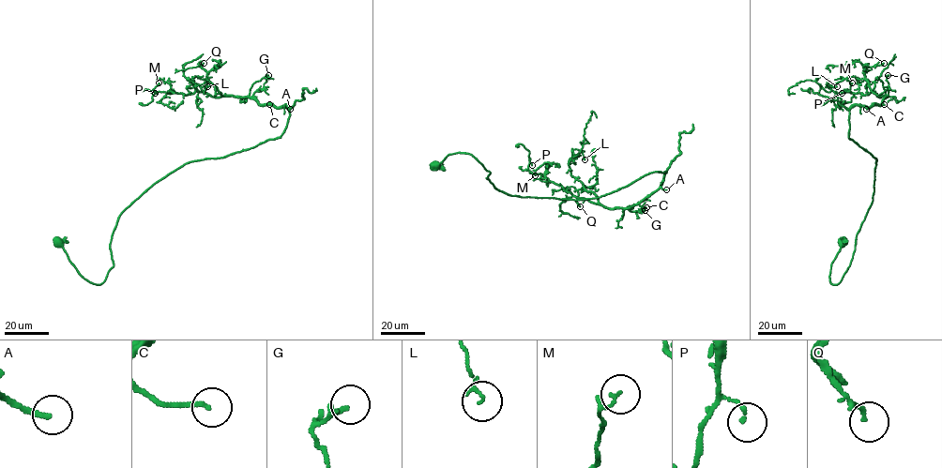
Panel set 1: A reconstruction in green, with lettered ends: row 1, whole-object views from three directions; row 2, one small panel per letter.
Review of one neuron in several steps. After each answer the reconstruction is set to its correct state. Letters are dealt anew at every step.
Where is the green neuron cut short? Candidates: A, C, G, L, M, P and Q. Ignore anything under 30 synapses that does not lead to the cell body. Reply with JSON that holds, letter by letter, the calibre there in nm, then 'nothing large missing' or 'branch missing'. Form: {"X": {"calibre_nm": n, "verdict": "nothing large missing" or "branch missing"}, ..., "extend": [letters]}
{"A": {"calibre_nm": 190, "verdict": "nothing large missing"}, "C": {"calibre_nm": 180, "verdict": "nothing large missing"}, "G": {"calibre_nm": 120, "verdict": "nothing large missing"}, "L": {"calibre_nm": 130, "verdict": "nothing large missing"}, "M": {"calibre_nm": 80, "verdict": "nothing large missing"}, "P": {"calibre_nm": 140, "verdict": "nothing large missing"}, "Q": {"calibre_nm": 170, "verdict": "nothing large missing"}, "extend": []}

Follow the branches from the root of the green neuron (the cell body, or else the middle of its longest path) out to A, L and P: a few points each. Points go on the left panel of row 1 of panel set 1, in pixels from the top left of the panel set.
A: (57, 241), (77, 272), (100, 284), (127, 207), (186, 163), (280, 137), (290, 109)
L: (57, 241), (100, 284), (118, 217), (148, 188), (186, 163), (281, 137), (286, 105), (191, 80), (207, 86)
P: (57, 241), (100, 284), (118, 217), (148, 188), (186, 163), (280, 137), (289, 115), (247, 97), (155, 93)

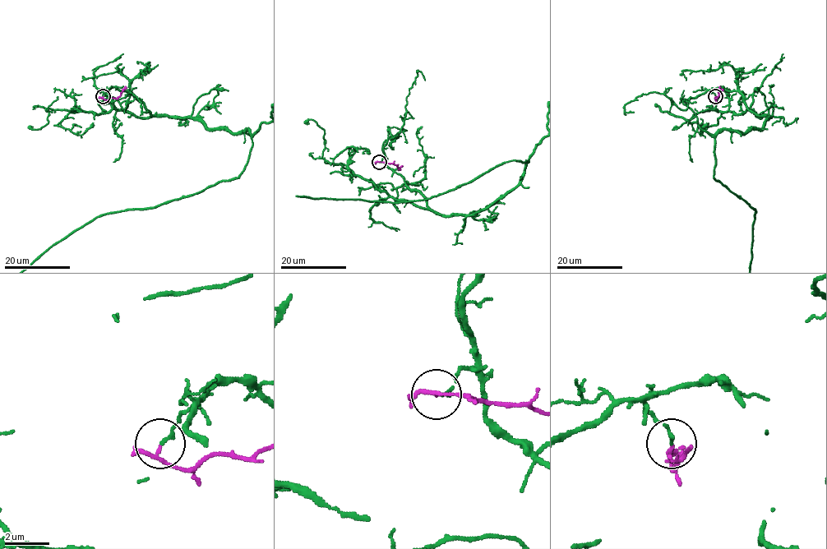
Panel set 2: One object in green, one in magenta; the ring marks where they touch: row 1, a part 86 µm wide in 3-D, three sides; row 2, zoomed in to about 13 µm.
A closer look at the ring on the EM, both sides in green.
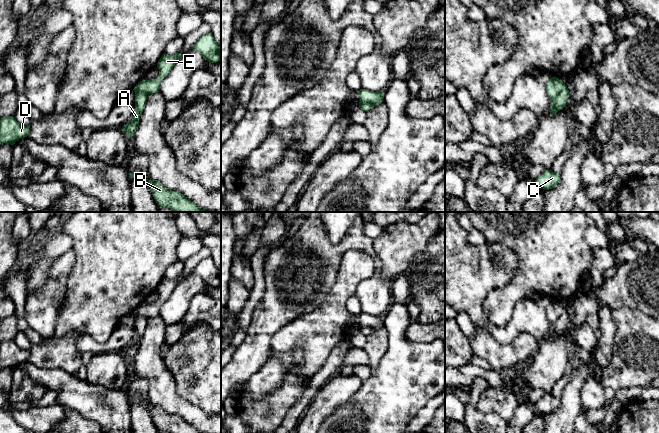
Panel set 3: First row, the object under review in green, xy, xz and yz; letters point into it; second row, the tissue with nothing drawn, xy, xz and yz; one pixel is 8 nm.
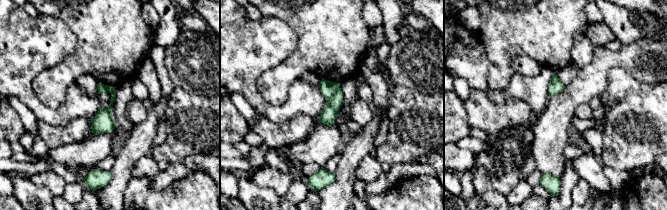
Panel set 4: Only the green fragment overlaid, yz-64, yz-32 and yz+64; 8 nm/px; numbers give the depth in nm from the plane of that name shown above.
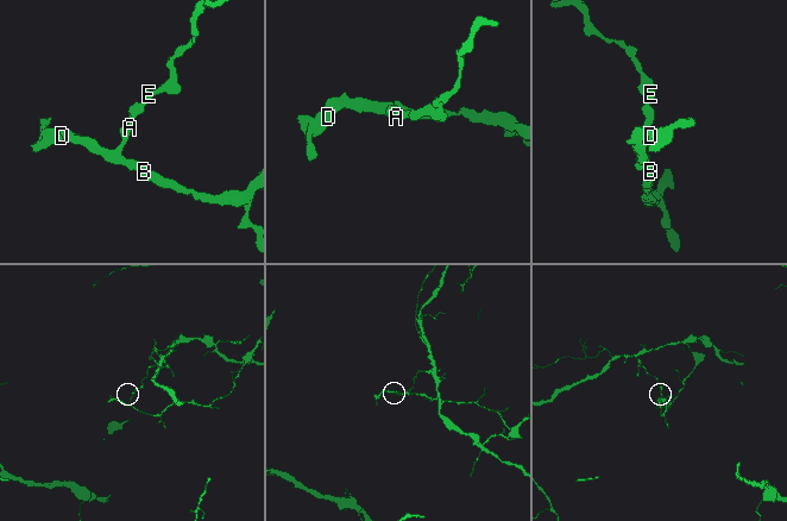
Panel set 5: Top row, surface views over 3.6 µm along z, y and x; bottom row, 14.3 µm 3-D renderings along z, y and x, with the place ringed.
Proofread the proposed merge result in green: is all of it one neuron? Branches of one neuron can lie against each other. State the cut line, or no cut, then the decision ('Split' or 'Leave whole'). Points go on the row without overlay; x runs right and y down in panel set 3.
Split along yz (565, 310), (552, 324). Split

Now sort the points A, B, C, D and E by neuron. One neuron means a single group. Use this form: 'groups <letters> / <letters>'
groups A B C D / E

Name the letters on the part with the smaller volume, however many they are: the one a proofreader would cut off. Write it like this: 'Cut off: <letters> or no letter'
Cut off: A, B, C, D

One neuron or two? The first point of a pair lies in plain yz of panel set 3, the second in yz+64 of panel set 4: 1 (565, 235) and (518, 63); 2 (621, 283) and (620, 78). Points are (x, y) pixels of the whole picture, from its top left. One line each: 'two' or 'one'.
1: two
2: two

